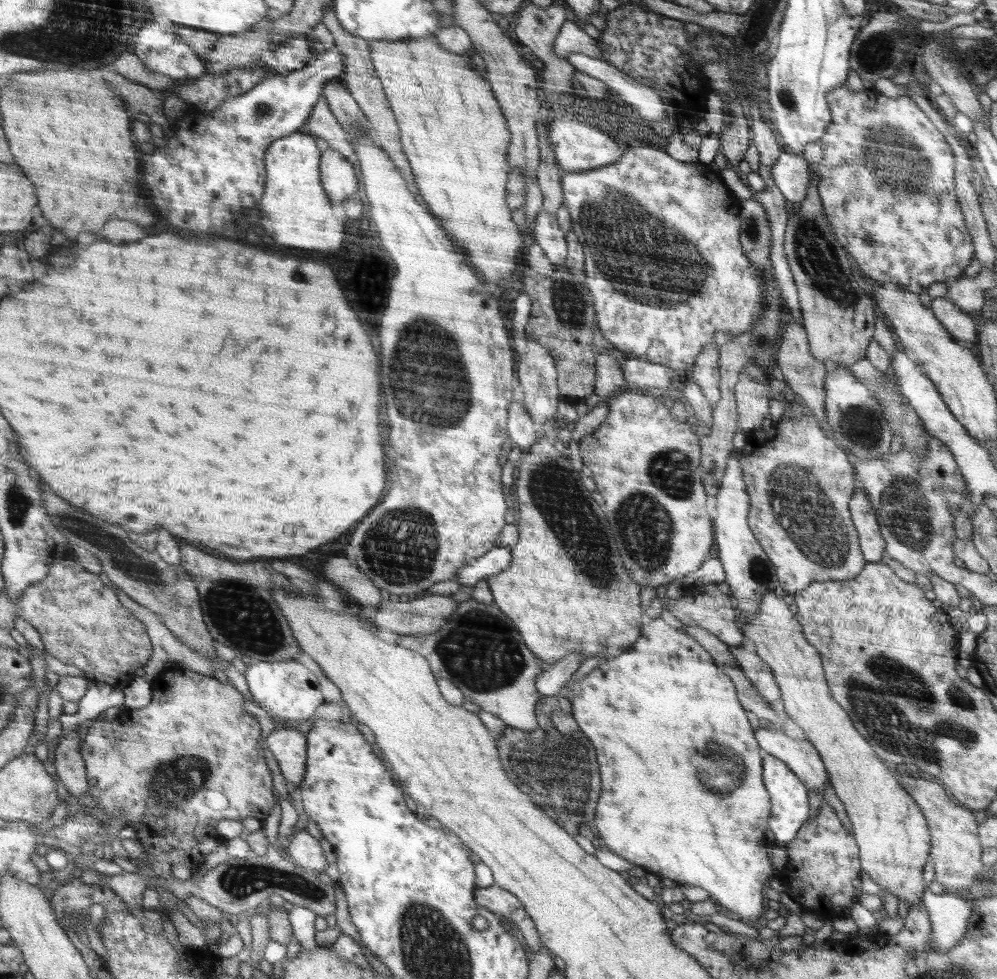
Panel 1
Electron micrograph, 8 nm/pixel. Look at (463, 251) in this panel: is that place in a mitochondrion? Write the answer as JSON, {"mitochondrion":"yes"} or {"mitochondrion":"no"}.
{"mitochondrion":"no"}

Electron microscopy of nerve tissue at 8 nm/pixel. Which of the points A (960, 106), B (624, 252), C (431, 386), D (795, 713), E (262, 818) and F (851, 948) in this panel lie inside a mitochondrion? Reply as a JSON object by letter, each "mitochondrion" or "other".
{"A":"other","B":"mitochondrion","C":"mitochondrion","D":"other","E":"other","F":"other"}

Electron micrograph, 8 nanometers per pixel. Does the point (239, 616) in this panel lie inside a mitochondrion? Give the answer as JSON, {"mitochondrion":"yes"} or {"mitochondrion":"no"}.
{"mitochondrion":"yes"}

